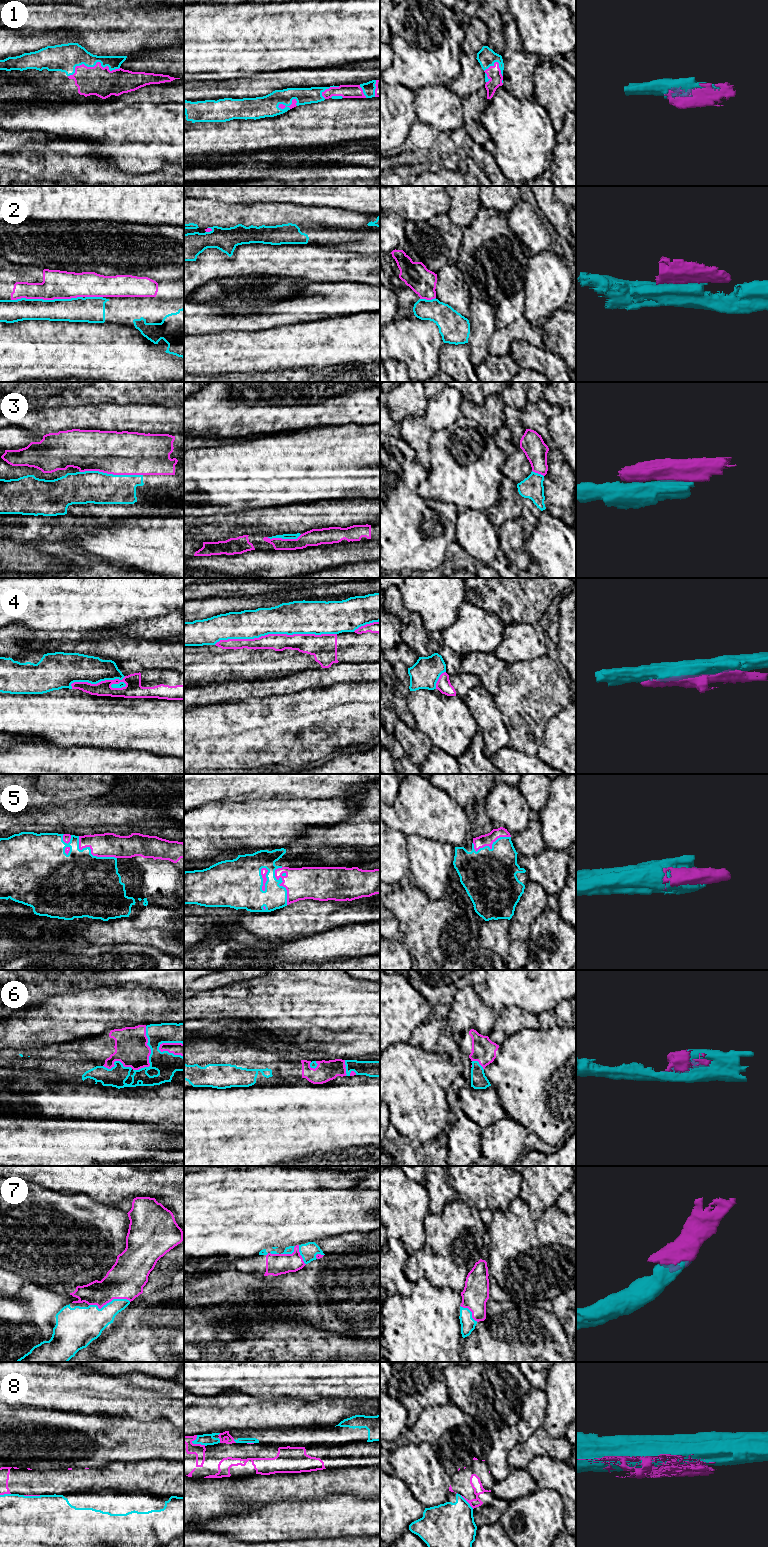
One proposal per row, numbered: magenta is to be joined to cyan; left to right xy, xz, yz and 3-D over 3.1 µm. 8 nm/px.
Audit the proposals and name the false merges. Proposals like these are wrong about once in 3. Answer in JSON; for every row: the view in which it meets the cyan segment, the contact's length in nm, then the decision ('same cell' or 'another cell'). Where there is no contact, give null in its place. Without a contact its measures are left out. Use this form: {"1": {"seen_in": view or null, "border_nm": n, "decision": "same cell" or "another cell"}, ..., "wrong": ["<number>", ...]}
{"1": {"seen_in": "xy", "border_nm": 420, "decision": "same cell"}, "2": {"seen_in": "xy", "border_nm": 600, "decision": "another cell"}, "3": {"seen_in": "xy", "border_nm": 500, "decision": "another cell"}, "4": {"seen_in": "xz", "border_nm": 1000, "decision": "another cell"}, "5": {"seen_in": "xz", "border_nm": 320, "decision": "same cell"}, "6": {"seen_in": "xy", "border_nm": 480, "decision": "another cell"}, "7": {"seen_in": "xy", "border_nm": 340, "decision": "same cell"}, "8": {"seen_in": "yz", "border_nm": 160, "decision": "another cell"}, "wrong": ["2", "3", "4", "6", "8"]}

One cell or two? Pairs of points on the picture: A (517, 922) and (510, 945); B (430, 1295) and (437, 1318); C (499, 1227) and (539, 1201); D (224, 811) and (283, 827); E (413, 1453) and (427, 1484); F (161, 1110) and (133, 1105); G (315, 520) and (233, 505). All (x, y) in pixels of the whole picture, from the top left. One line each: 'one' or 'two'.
A: two
B: one
C: two
D: one
E: one
F: one
G: two

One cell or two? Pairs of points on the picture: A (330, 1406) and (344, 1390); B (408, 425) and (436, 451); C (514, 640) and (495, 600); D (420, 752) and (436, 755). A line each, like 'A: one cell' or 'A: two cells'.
A: two cells
B: two cells
C: two cells
D: two cells

